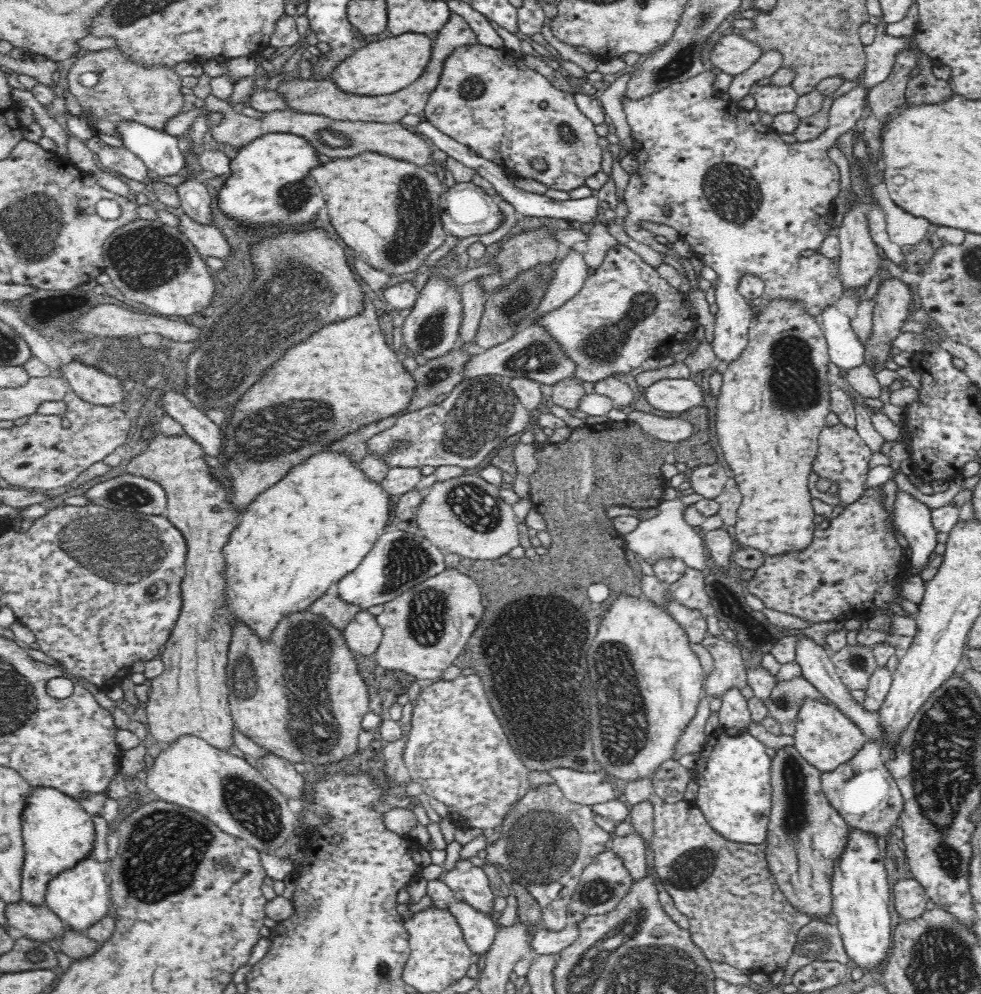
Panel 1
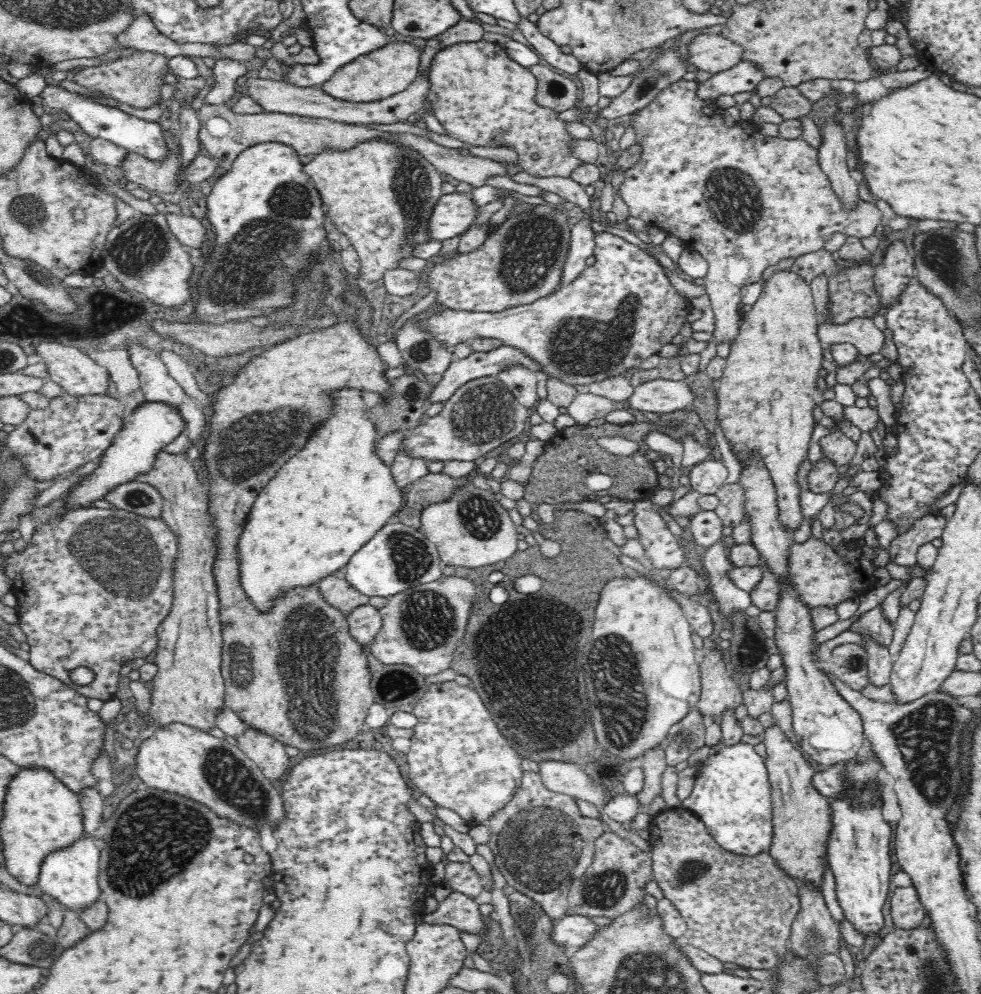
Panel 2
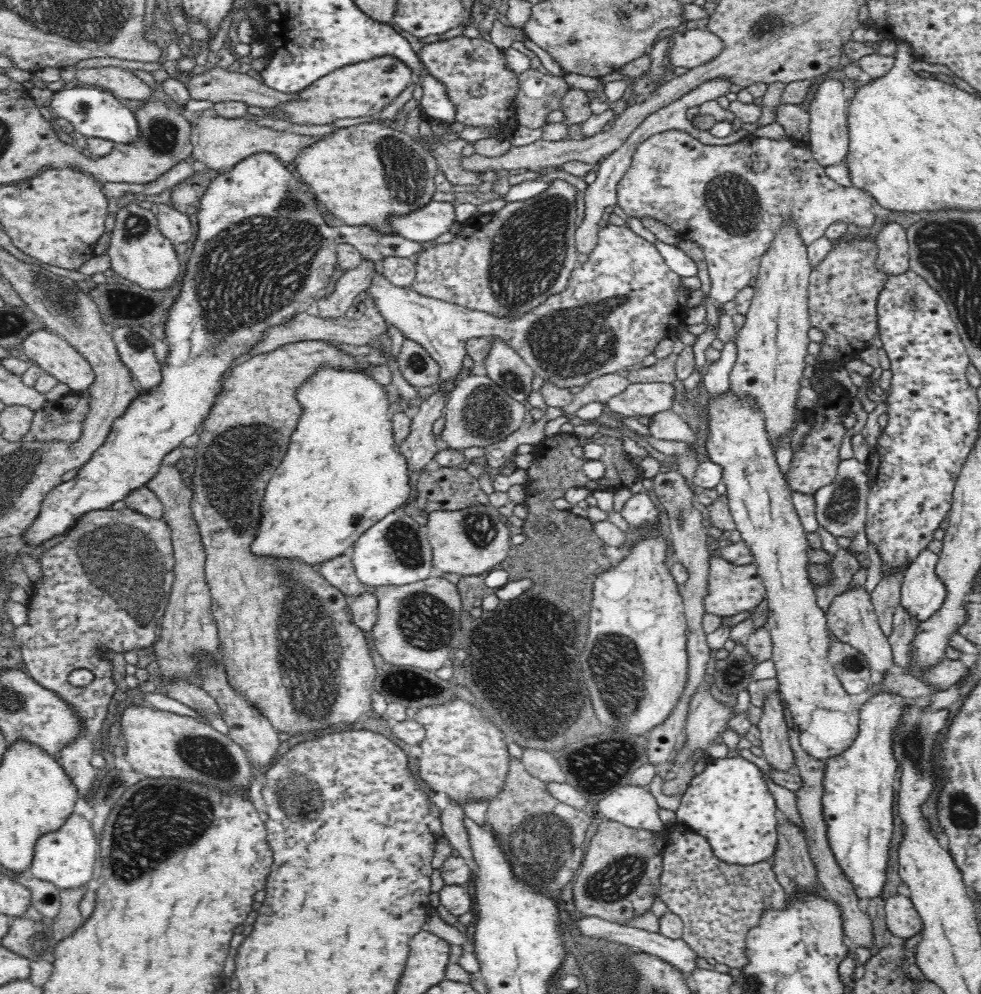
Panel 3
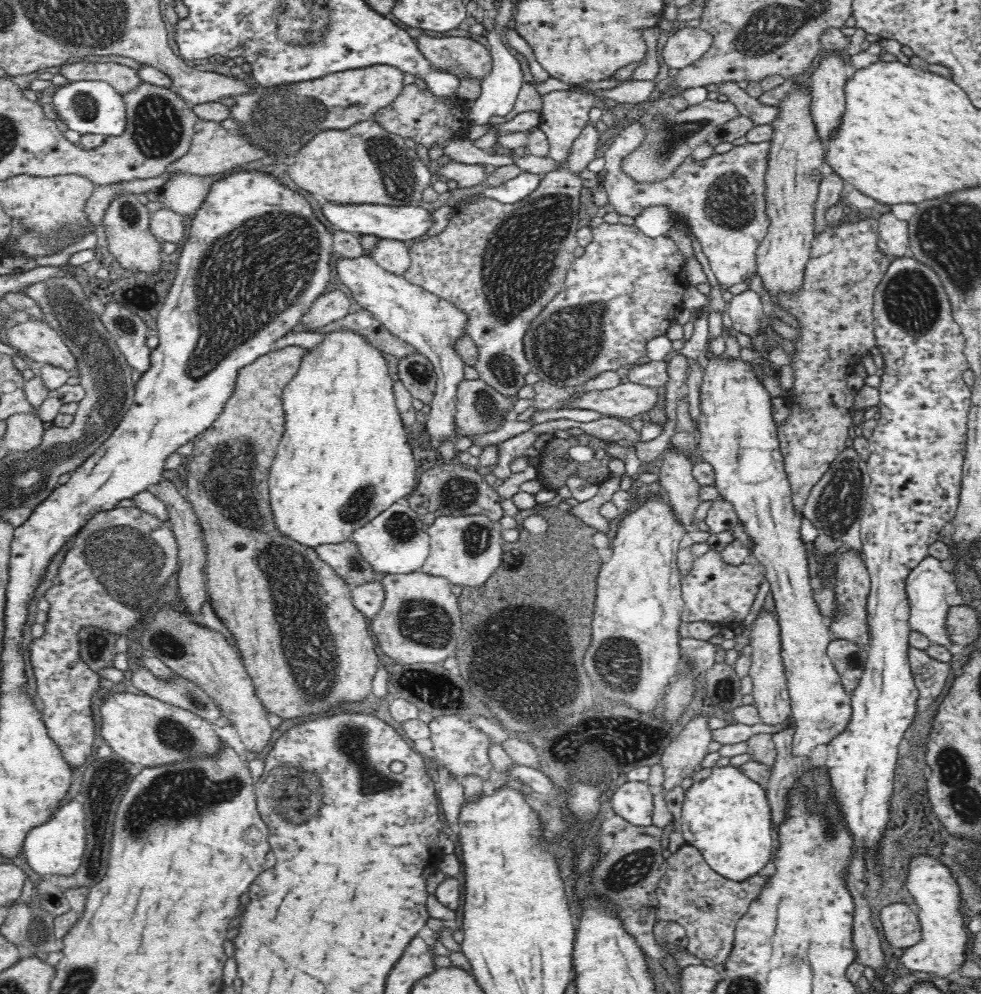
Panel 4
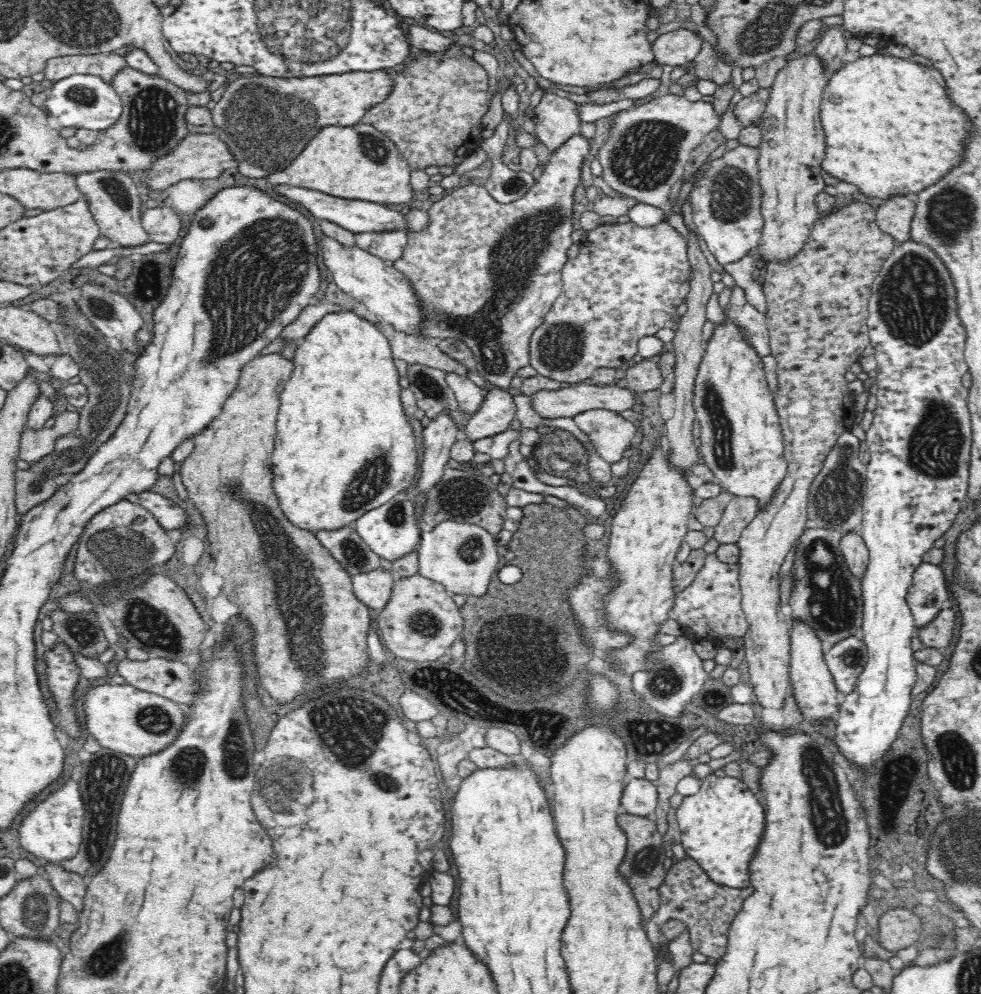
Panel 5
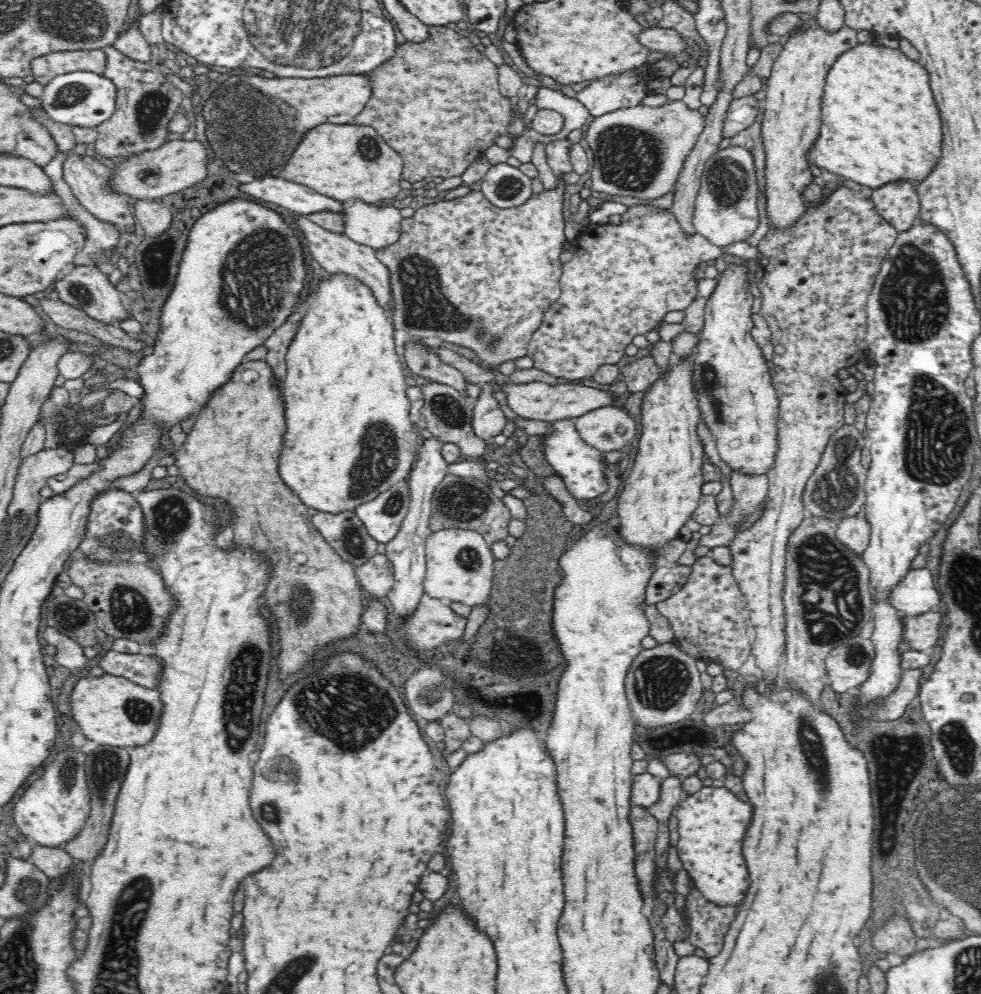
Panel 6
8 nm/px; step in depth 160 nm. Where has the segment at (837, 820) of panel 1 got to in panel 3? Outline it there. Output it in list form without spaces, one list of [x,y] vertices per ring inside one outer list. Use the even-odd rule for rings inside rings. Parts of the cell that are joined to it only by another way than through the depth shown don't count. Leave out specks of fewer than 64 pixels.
[[[778,690],[767,693],[763,698],[763,712],[759,724],[763,757],[778,771],[790,771],[794,764],[789,738],[793,734],[785,722],[785,706]]]

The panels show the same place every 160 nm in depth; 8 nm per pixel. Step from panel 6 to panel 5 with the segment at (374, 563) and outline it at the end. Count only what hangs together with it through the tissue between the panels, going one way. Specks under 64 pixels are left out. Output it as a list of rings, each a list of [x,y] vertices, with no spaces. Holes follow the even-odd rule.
[[[381,566],[368,572],[364,571],[362,574],[351,575],[355,595],[369,606],[373,613],[377,613],[388,604],[396,581],[393,572]]]

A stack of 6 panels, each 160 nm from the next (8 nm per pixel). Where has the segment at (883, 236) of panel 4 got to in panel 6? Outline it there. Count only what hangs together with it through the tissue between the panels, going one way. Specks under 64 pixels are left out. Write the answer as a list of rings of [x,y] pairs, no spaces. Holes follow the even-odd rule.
[[[892,180],[880,188],[872,188],[870,196],[878,214],[896,231],[908,231],[919,216],[919,196],[910,180]]]

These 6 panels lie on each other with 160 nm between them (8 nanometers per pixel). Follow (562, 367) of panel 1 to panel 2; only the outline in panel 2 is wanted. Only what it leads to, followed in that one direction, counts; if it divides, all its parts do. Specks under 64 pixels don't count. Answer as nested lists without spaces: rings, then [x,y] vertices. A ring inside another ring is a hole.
[[[502,344],[490,352],[473,352],[465,359],[451,362],[428,396],[428,405],[444,404],[463,384],[493,376],[511,365],[522,365],[540,375],[541,367],[520,349]]]

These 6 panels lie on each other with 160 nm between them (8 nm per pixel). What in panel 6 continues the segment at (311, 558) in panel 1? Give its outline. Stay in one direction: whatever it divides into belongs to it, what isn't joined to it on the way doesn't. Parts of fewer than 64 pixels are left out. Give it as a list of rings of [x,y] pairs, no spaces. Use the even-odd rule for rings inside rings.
[[[330,274],[329,278],[319,280],[316,290],[304,298],[304,306],[306,306],[306,313],[302,314],[298,330],[296,330],[284,358],[287,374],[283,383],[282,399],[285,405],[286,428],[279,471],[281,479],[298,495],[298,498],[310,511],[313,508],[314,511],[337,514],[354,510],[358,504],[364,504],[364,502],[376,498],[380,492],[388,490],[396,482],[407,478],[419,451],[418,434],[416,434],[416,426],[410,421],[411,402],[407,395],[408,386],[402,368],[402,357],[396,349],[399,341],[395,336],[395,328],[386,317],[382,306],[376,301],[372,289],[350,275]]]

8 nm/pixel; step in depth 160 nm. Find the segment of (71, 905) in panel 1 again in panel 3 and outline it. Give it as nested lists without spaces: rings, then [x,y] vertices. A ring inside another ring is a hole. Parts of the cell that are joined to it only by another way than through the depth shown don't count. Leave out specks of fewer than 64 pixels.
[[[72,812],[58,830],[43,834],[35,843],[35,852],[28,875],[47,880],[59,888],[78,888],[78,886],[89,885],[92,882],[94,860],[98,852],[99,842],[94,836],[91,822],[82,815]]]

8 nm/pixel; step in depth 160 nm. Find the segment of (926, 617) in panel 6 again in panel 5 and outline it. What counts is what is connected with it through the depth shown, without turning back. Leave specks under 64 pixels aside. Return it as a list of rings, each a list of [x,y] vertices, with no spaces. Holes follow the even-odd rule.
[[[947,606],[941,609],[929,624],[915,630],[923,647],[937,648],[942,650],[950,644],[954,638],[954,628],[956,628],[956,614]]]

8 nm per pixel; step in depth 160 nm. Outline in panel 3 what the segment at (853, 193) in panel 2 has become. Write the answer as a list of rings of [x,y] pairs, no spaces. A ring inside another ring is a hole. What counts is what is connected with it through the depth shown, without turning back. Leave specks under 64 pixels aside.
[[[826,77],[818,84],[808,108],[809,142],[808,147],[814,158],[823,167],[838,164],[846,158],[849,146],[847,121],[847,100],[844,96],[844,84],[834,77]]]

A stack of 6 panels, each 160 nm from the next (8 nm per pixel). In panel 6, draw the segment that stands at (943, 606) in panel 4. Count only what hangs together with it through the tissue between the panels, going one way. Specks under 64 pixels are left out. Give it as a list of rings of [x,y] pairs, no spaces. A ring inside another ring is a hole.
[[[927,568],[909,570],[888,592],[888,603],[900,616],[918,616],[941,607],[939,590]]]

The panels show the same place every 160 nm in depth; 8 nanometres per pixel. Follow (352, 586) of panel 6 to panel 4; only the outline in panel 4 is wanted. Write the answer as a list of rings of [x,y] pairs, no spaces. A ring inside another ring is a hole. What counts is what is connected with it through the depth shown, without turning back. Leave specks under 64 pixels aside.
[[[287,346],[260,356],[240,370],[234,392],[223,404],[222,416],[208,432],[201,432],[192,440],[193,451],[188,457],[184,481],[186,500],[197,515],[207,548],[207,591],[212,608],[234,635],[243,665],[264,707],[281,719],[326,714],[336,704],[366,698],[373,690],[381,656],[369,628],[370,621],[353,605],[349,584],[318,556],[314,548],[300,546],[274,528],[274,512],[268,504],[268,468],[284,434],[282,392],[298,372],[304,354],[304,348]],[[332,598],[348,606],[340,610],[348,610],[354,622],[352,632],[348,632],[350,626],[338,632],[338,650],[334,650],[332,636],[326,628],[326,604]]]

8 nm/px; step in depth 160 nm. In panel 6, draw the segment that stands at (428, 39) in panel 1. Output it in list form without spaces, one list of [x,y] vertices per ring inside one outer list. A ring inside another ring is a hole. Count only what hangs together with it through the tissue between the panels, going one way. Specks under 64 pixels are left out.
[[[252,72],[249,76],[232,75],[220,84],[206,100],[201,113],[205,121],[205,135],[216,158],[229,159],[240,168],[256,176],[280,176],[294,148],[306,134],[306,130],[318,124],[348,124],[362,112],[372,96],[370,79],[364,75],[338,75],[313,79],[260,78]]]

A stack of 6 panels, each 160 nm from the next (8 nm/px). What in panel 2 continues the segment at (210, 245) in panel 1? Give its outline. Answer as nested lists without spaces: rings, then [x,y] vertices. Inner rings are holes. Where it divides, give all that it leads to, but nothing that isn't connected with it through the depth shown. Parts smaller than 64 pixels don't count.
[[[176,210],[176,212],[166,212],[164,215],[170,231],[186,249],[190,247],[200,249],[206,242],[208,232],[204,224],[191,214],[182,214]]]

